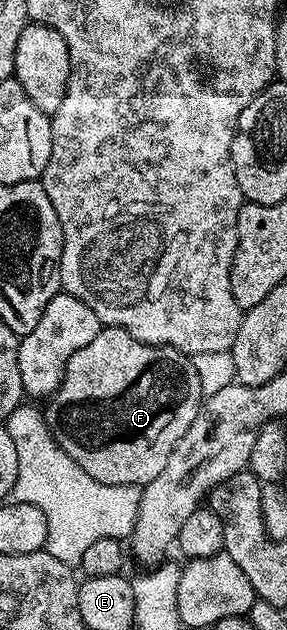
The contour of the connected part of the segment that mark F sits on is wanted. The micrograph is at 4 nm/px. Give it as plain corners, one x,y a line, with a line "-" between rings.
103,325
102,331
89,343
80,348
80,352
75,352
72,360
68,360
68,368
64,368
64,380
60,384
57,392
50,395
44,406
46,415
46,424
50,428
51,434
72,460
92,476
92,480
100,480
100,484
112,484
113,486
146,486
152,480
156,480
156,475
164,469
164,464
168,464
168,456
172,456
172,448
192,428
192,420
196,420
196,412
201,408
204,401
204,395
200,388
200,376
196,376
194,359
191,355
182,354
176,348
171,346
153,346
144,344
136,340
124,329
123,326

